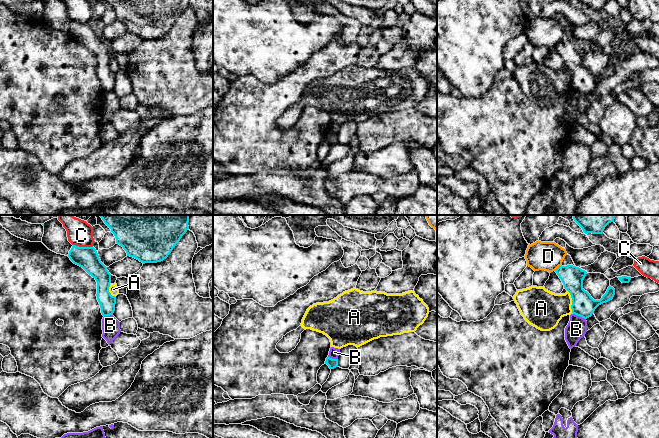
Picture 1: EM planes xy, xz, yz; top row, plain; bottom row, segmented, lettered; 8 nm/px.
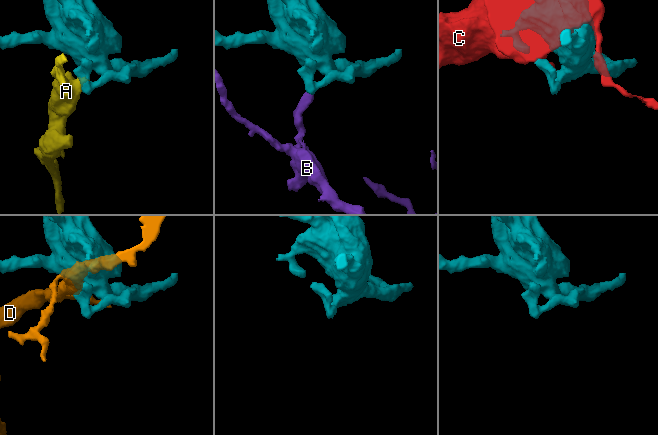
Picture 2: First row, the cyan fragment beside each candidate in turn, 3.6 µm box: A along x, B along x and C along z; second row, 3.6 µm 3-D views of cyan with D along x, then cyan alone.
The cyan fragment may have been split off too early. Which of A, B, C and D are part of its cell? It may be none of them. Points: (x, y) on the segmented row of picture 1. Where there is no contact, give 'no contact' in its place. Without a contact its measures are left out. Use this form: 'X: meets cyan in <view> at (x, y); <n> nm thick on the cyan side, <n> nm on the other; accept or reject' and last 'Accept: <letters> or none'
A: meets cyan in yz at (572, 301); 190 nm thick on the cyan side, 300 nm on the other; reject
B: meets cyan in yz at (579, 315); 190 nm thick on the cyan side, 160 nm on the other; reject
C: meets cyan in xy at (83, 247); 180 nm thick on the cyan side, 200 nm on the other; reject
D: meets cyan in yz at (558, 267); 180 nm thick on the cyan side, 240 nm on the other; reject
Accept: none

